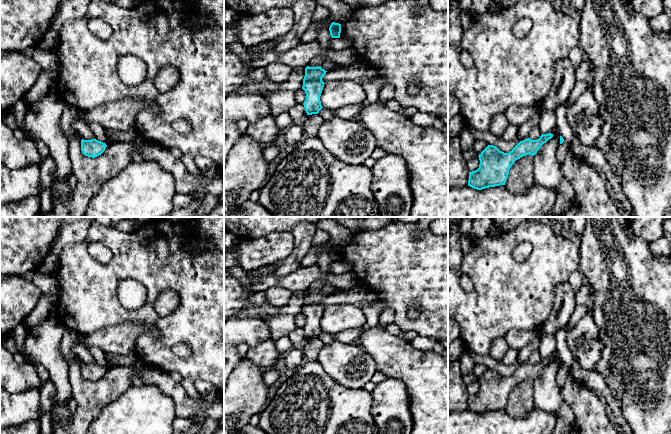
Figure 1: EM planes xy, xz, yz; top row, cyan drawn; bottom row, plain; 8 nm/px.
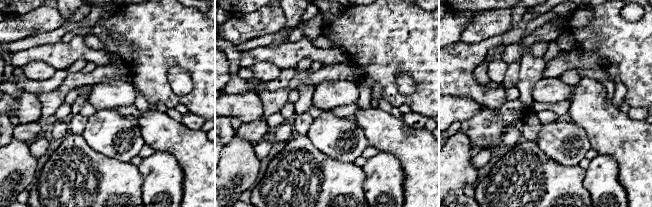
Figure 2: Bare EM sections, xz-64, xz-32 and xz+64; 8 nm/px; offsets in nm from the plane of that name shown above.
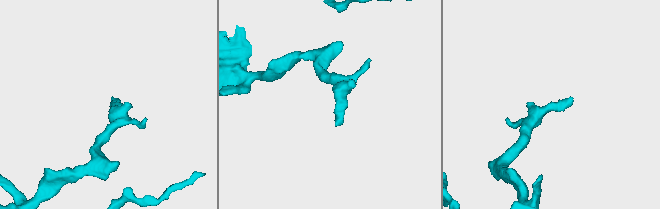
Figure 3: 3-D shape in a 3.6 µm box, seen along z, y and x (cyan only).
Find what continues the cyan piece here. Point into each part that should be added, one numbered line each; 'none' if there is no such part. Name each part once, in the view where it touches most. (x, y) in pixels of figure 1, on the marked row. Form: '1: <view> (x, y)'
none

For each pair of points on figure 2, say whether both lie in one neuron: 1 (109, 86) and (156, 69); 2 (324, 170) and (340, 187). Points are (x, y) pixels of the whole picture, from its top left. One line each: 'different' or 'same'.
1: different
2: same

